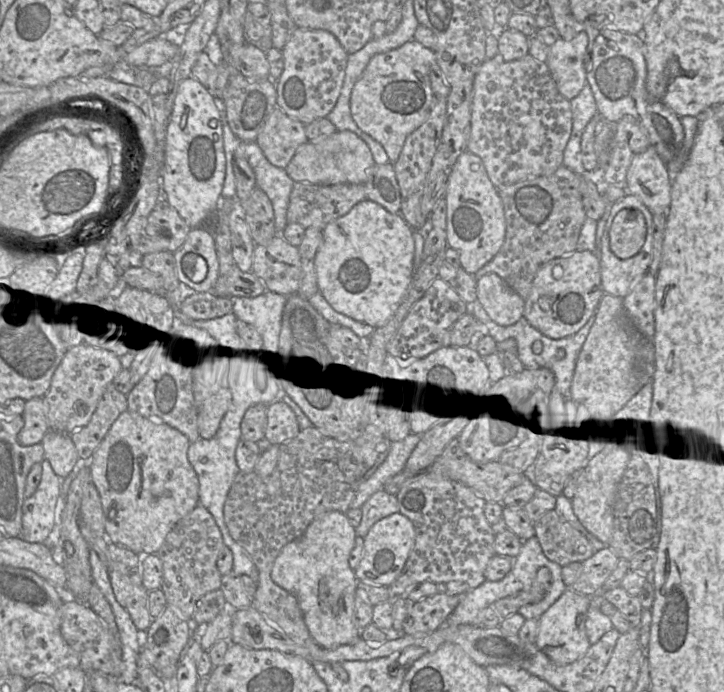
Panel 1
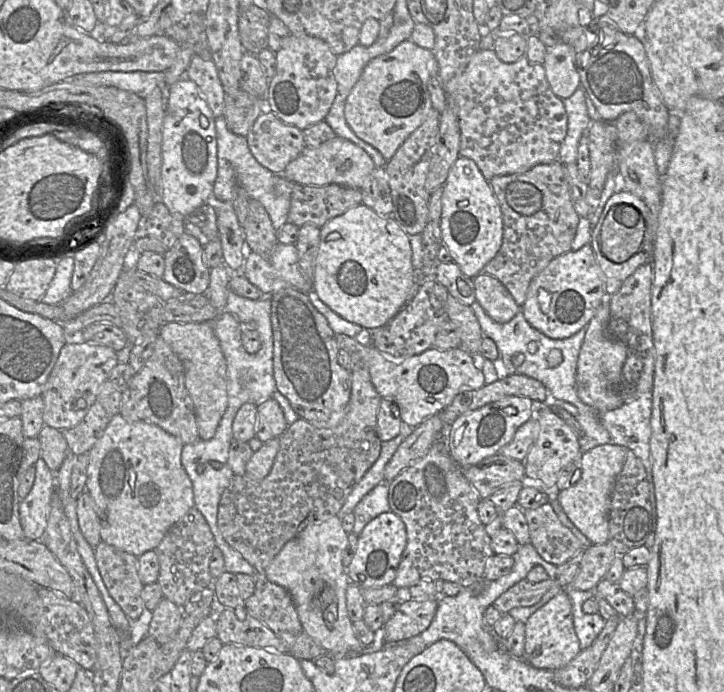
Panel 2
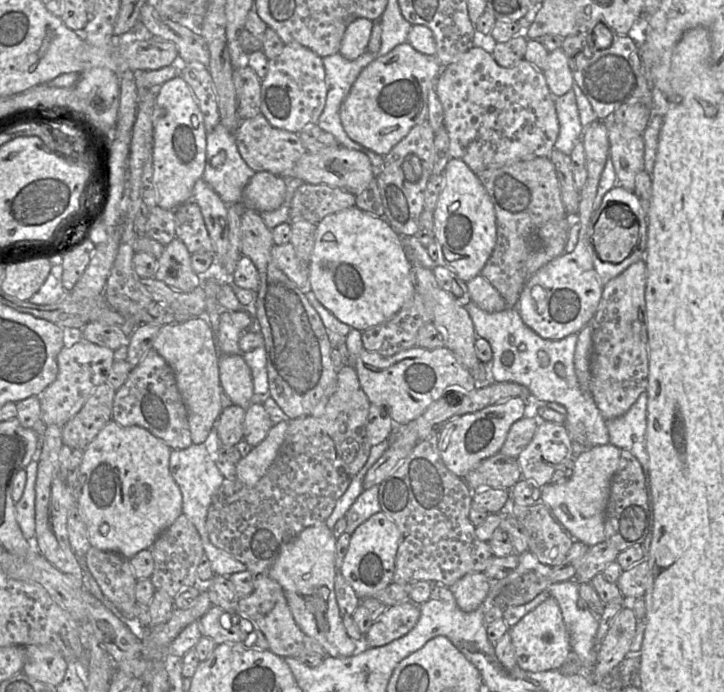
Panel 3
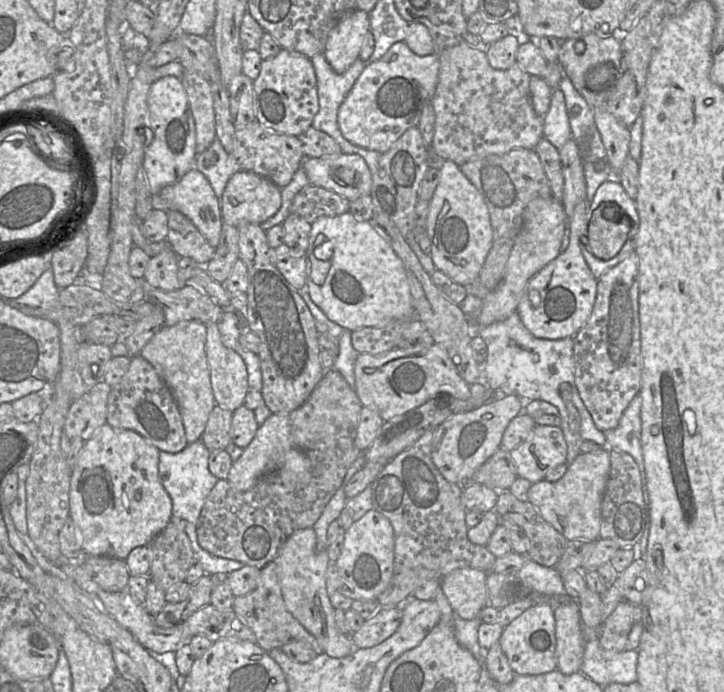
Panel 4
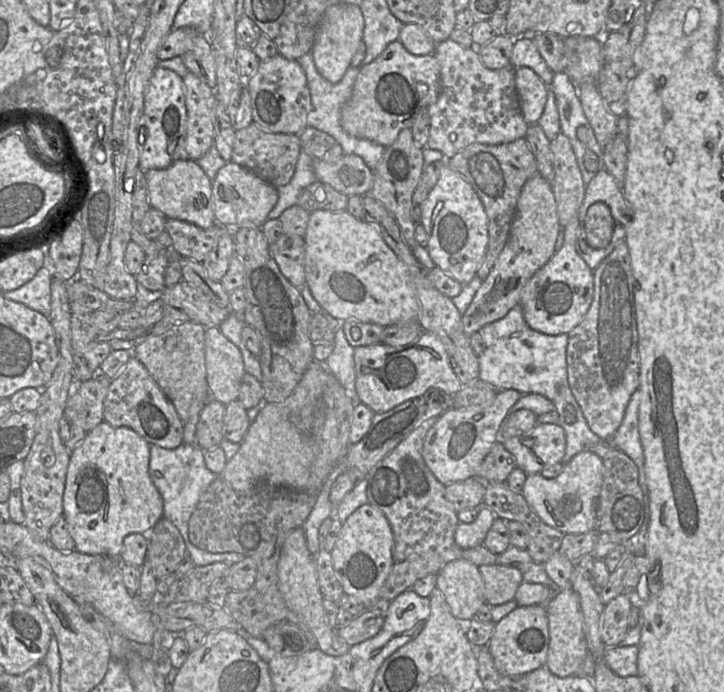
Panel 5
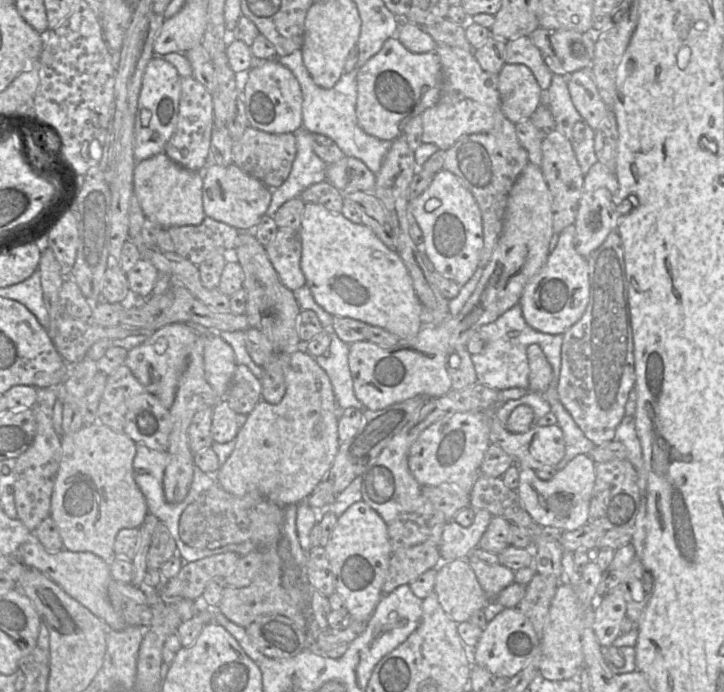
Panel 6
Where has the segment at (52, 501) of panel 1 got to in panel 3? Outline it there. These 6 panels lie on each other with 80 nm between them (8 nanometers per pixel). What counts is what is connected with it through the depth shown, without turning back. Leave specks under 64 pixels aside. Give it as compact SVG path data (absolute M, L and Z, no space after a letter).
M32 460L25 468L27 480L21 499L15 504L16 520L26 540L35 536L35 483L38 462Z

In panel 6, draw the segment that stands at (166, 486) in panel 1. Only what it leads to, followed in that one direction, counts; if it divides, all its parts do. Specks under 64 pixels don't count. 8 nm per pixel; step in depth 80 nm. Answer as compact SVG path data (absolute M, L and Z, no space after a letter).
M96 422L71 434L61 434L62 457L51 497L50 518L56 523L64 549L91 552L109 565L116 557L114 543L118 532L139 528L149 514L145 496L134 479L133 460L137 443L123 433Z

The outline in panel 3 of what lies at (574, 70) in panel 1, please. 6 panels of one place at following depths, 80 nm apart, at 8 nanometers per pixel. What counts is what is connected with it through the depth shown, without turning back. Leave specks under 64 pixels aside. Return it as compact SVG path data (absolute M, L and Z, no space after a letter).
M559 47L548 53L543 71L549 90L554 97L569 92L574 84L573 74L564 51Z

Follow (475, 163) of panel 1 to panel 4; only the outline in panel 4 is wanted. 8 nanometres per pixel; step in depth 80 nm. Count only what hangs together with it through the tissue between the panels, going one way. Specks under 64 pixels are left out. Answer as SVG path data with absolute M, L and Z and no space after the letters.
M453 161L441 162L440 180L429 202L426 234L432 241L429 256L437 270L464 287L477 281L493 243L490 215L482 194Z

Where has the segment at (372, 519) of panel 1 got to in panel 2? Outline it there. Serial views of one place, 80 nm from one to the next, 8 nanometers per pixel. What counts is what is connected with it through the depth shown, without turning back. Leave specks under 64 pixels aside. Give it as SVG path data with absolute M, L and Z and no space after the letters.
M382 481L367 493L353 509L355 522L351 533L358 536L372 519L385 512L391 511L388 502L388 483L385 484Z

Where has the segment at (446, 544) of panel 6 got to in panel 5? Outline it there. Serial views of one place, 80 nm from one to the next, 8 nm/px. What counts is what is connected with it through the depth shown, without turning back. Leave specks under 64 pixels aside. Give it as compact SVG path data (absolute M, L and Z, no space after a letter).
M481 506L473 523L459 522L455 530L455 542L462 549L481 546L497 515L487 506Z

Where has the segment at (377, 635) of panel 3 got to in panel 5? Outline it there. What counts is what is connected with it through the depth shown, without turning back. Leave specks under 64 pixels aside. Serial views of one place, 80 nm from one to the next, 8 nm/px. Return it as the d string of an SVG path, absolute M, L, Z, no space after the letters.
M368 609L346 627L335 630L351 647L376 636L383 628L385 617L385 609Z

